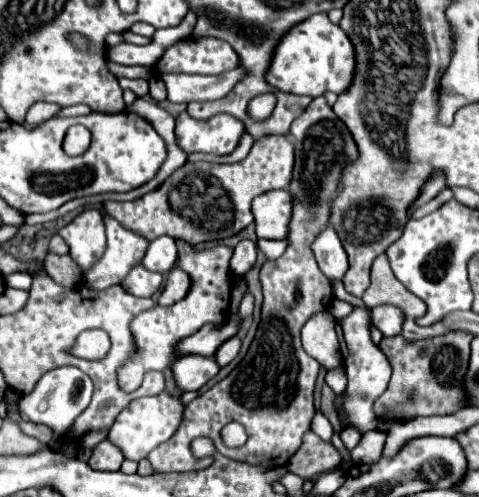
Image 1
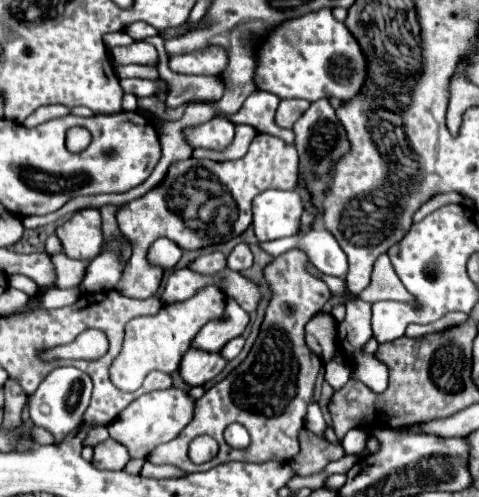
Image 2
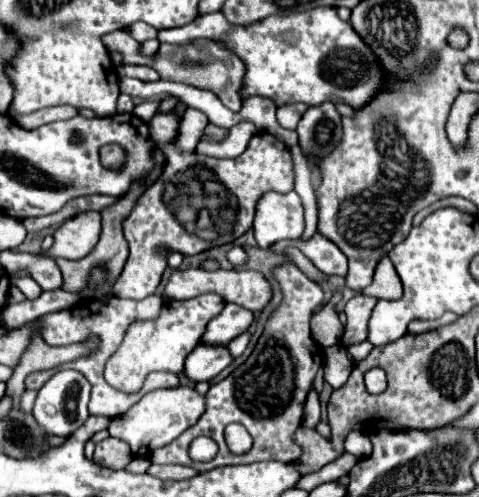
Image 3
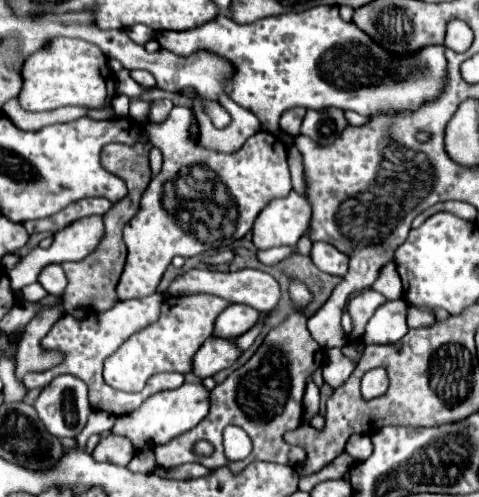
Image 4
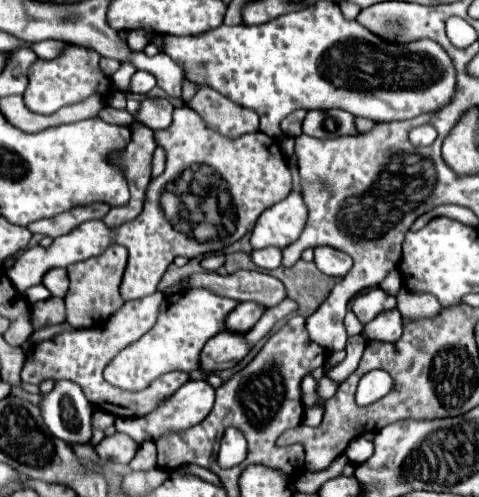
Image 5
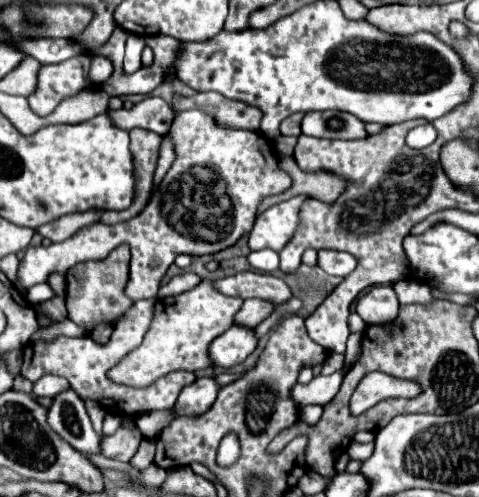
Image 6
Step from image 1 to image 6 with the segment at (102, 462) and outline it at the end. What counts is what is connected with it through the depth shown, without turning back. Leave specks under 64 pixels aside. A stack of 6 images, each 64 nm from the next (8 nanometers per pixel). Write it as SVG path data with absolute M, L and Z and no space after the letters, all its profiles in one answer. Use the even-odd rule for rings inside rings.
M120 428L116 434L102 438L100 454L106 458L116 458L120 462L130 462L138 450L140 440L142 436L136 436L136 432L126 432L126 428Z

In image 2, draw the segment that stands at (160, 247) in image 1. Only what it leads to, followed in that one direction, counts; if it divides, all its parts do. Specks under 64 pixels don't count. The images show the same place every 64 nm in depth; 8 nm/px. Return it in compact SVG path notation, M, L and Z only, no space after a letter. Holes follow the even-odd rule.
M158 238L150 248L148 248L148 262L156 264L164 270L172 270L176 262L180 260L182 250L176 248L176 244L168 238Z

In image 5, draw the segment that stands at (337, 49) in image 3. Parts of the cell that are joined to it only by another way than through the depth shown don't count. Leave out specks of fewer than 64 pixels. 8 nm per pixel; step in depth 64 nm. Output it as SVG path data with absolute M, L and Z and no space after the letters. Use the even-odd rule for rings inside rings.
M318 2L314 6L308 6L304 10L298 12L290 12L290 14L282 14L266 24L256 24L256 26L228 26L228 24L220 24L218 28L212 28L208 32L196 34L196 36L172 36L172 34L164 34L162 36L162 44L164 44L164 52L170 54L178 64L182 64L186 68L186 78L194 84L210 84L212 88L216 88L220 94L224 94L226 98L230 98L232 102L254 110L260 116L260 132L278 138L280 134L280 122L286 118L286 114L304 108L304 110L330 110L330 108L342 108L354 116L364 116L370 118L374 122L392 122L392 120L406 120L406 118L414 118L418 114L424 112L436 112L438 108L442 108L446 104L448 98L452 98L454 94L454 86L456 86L456 74L452 68L452 62L448 58L448 54L444 52L444 48L432 40L418 40L412 44L390 44L380 40L378 36L374 36L372 32L368 32L364 26L360 26L356 20L348 22L344 20L340 8L332 2Z

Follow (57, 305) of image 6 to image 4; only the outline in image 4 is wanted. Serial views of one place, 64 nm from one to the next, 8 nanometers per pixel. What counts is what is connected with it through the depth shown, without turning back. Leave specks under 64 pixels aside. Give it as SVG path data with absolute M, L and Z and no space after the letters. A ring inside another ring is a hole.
M62 306L46 308L24 328L24 334L20 338L20 348L16 354L16 378L20 382L28 372L44 372L64 360L60 352L46 350L40 342L56 322L56 314L64 314L64 308Z

